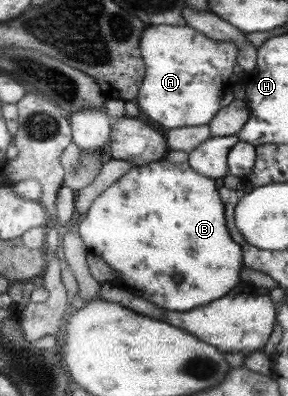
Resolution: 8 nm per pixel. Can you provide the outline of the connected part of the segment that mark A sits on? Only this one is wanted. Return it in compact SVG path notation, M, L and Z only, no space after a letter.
M150 25L145 30L140 43L141 53L144 54L147 73L140 86L140 93L132 106L141 108L151 120L158 122L166 130L208 125L221 109L233 102L233 68L237 64L237 44L207 38L200 31L193 30L189 25Z

